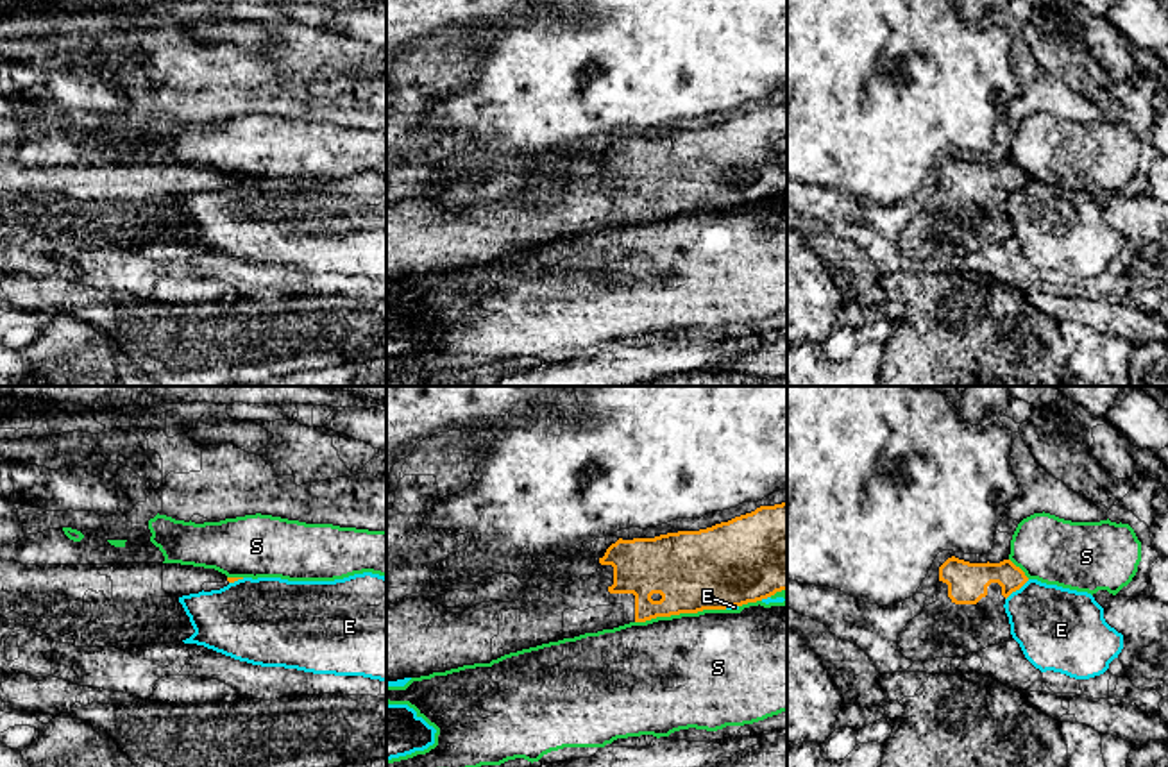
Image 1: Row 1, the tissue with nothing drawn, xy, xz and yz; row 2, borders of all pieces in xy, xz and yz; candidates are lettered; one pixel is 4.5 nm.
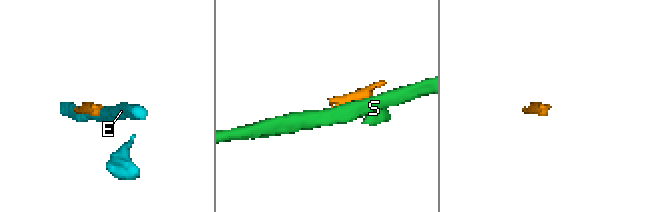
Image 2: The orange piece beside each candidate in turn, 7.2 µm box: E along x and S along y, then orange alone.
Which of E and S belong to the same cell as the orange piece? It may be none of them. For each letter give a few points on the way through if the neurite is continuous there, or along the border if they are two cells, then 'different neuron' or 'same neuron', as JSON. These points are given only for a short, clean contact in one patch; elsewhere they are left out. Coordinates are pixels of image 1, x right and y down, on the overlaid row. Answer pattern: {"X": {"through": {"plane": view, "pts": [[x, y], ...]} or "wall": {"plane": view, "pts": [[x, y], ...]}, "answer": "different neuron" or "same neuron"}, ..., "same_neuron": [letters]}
{"E": {"answer": "different neuron"}, "S": {"answer": "different neuron"}, "same_neuron": []}

